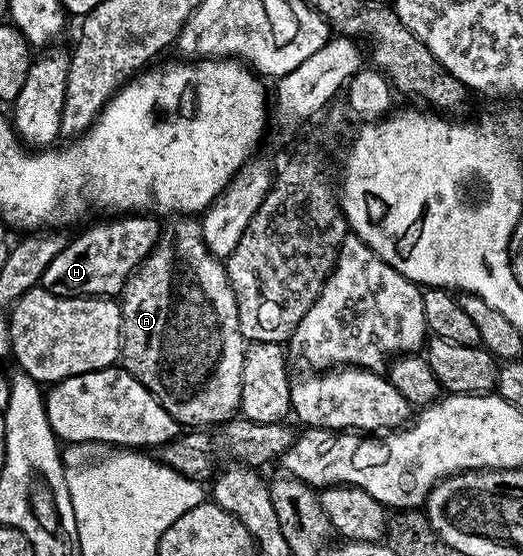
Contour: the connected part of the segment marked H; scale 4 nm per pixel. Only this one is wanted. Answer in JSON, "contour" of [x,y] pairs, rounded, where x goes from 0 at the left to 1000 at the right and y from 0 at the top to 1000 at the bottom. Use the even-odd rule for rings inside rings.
{"contour":[[[277,381],[210,392],[216,392],[210,399],[166,408],[149,428],[134,426],[113,460],[90,475],[90,489],[82,489],[75,513],[122,536],[222,538],[247,509],[249,496],[270,480],[270,469],[296,446],[312,406],[306,397],[298,399],[298,390]]]}

